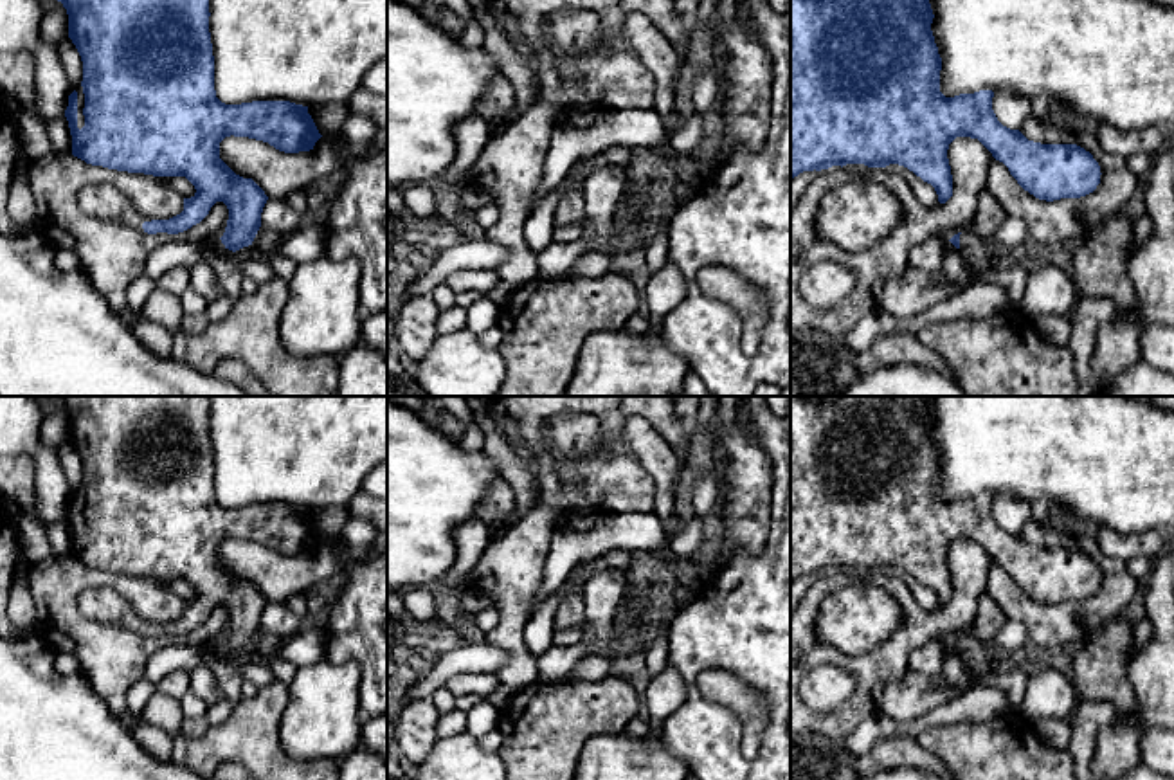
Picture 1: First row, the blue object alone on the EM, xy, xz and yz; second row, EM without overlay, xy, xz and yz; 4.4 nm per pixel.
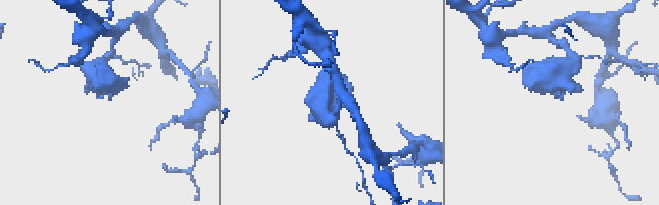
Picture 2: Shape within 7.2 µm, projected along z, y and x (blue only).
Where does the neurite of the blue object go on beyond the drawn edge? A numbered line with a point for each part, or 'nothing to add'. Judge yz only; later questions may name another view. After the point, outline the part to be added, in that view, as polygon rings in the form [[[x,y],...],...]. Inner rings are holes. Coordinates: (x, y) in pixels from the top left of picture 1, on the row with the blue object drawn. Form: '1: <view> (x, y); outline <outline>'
1: yz (980, 254); outline [[[971,231],[960,234],[960,250],[965,256],[967,267],[972,274],[987,272],[1005,259],[1005,252],[998,250],[990,241],[978,238]]]

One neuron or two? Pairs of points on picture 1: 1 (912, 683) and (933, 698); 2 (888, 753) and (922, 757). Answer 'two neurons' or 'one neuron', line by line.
1: one neuron
2: one neuron

